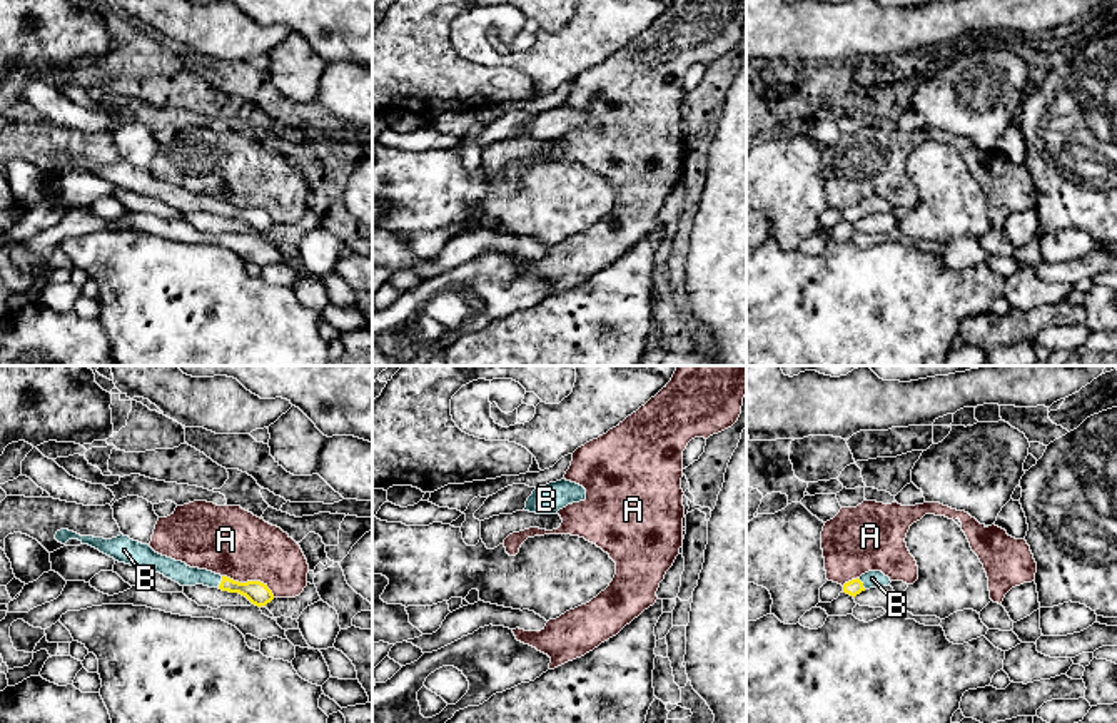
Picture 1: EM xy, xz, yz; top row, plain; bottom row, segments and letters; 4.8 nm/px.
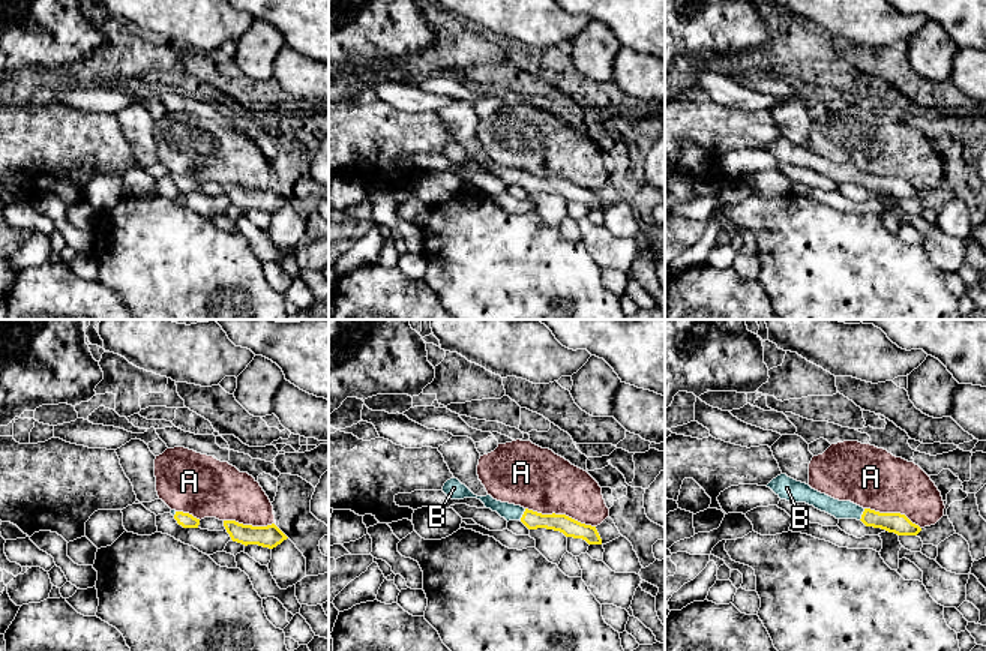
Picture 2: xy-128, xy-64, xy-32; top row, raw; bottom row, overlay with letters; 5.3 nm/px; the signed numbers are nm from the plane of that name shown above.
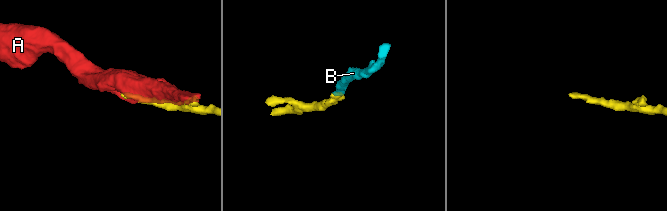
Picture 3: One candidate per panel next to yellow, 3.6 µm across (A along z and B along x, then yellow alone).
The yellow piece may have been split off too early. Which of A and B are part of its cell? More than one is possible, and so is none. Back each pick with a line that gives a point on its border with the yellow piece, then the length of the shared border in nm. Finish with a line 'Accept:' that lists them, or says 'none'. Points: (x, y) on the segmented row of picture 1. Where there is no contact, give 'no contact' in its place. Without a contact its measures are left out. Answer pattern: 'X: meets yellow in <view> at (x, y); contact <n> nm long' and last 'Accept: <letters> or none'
B: meets yellow in xy at (221, 581); contact 60 nm long
Accept: B

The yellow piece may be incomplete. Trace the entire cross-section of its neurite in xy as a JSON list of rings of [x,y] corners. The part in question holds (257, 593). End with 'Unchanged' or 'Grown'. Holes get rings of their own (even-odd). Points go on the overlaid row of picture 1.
[[[60,529],[57,531],[55,539],[62,544],[65,544],[68,539],[78,539],[82,544],[95,548],[119,563],[160,573],[180,586],[204,584],[229,593],[239,593],[259,608],[274,599],[272,591],[260,581],[239,583],[207,569],[190,568],[182,561],[159,554],[149,544],[142,544],[124,534],[112,539],[104,539],[94,536],[80,536],[73,531]]]. Grown

